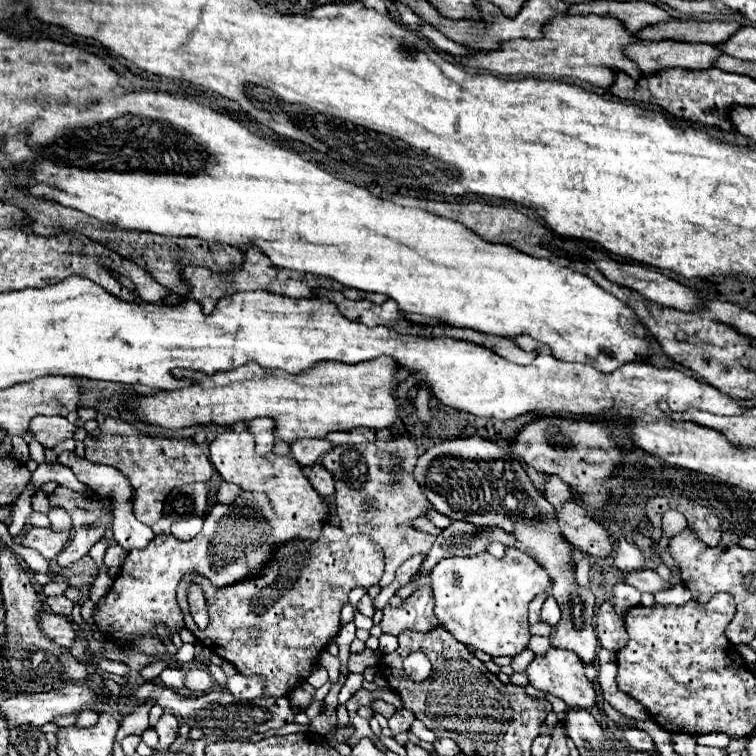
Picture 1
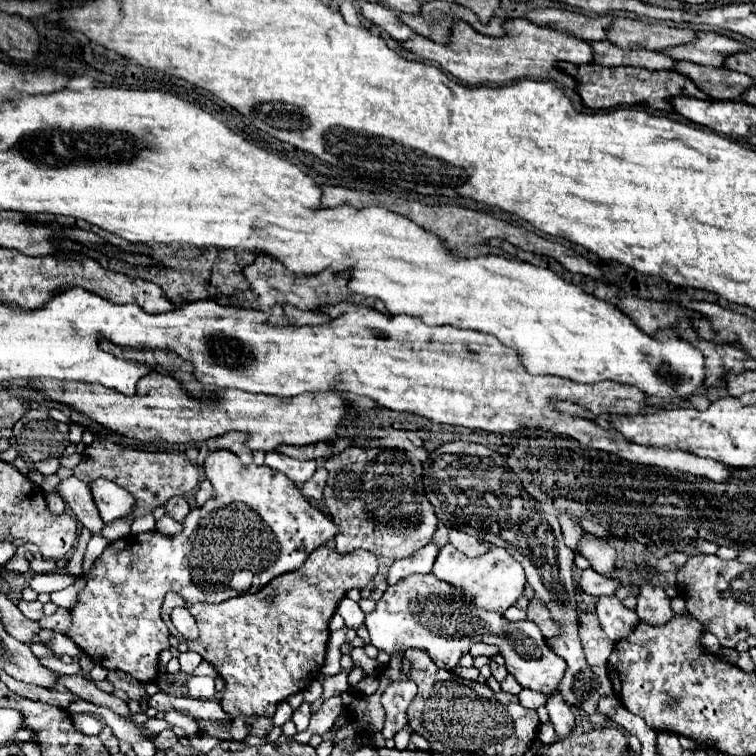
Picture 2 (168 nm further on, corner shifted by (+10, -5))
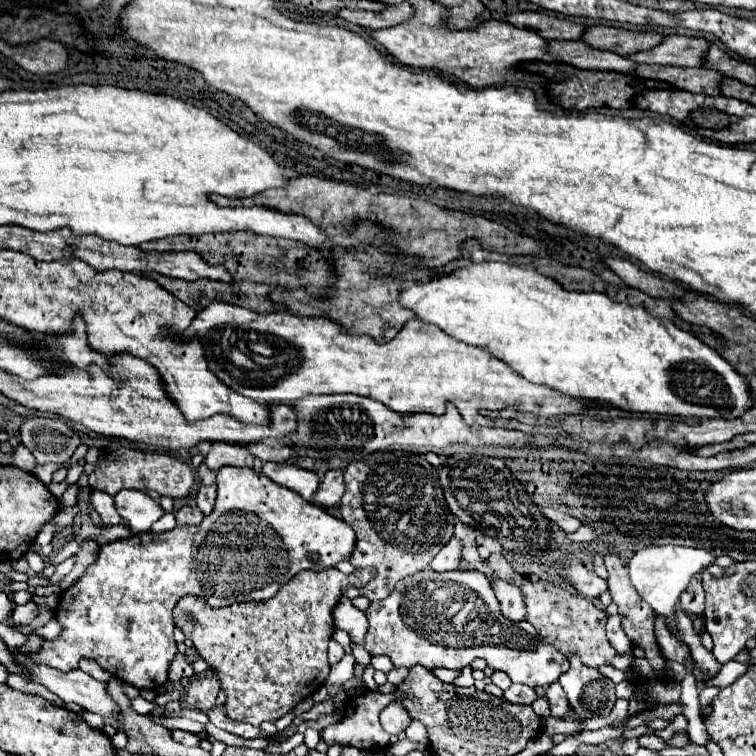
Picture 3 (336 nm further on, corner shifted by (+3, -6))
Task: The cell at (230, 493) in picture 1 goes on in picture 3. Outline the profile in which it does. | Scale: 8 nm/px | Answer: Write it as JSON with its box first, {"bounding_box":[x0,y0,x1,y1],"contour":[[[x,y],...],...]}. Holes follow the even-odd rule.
{"bounding_box":[195,485,217,515],"contour":[[[211,485],[211,487],[199,487],[199,493],[197,493],[197,497],[195,497],[197,507],[199,507],[205,515],[209,515],[209,513],[213,511],[215,497],[217,497],[217,489],[215,489],[215,485]]]}

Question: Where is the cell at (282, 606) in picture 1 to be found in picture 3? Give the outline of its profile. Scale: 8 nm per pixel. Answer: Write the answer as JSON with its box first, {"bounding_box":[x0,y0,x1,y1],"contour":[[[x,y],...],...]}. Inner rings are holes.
{"bounding_box":[173,569,375,725],"contour":[[[327,569],[321,573],[301,571],[285,587],[281,587],[275,597],[267,601],[233,603],[223,609],[213,609],[207,605],[205,599],[187,595],[173,609],[173,617],[175,625],[183,629],[185,637],[195,643],[195,649],[205,659],[209,671],[219,677],[221,689],[227,697],[227,717],[251,725],[261,725],[263,721],[273,723],[323,685],[329,675],[327,643],[333,635],[333,607],[341,599],[341,589],[363,587],[373,577],[375,575],[369,569],[357,569],[353,575],[343,575],[337,569]]]}

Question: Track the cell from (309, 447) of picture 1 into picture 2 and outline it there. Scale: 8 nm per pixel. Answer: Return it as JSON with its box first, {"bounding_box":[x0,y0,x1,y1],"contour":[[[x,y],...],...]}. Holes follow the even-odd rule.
{"bounding_box":[264,452,318,486],"contour":[[[268,452],[264,464],[286,474],[298,486],[304,484],[306,480],[310,480],[318,468],[316,460],[296,460],[296,458],[290,458],[286,454],[280,454],[280,452]]]}

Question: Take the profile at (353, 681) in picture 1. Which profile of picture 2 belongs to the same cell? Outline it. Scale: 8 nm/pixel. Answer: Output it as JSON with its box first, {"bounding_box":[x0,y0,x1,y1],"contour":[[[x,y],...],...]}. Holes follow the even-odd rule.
{"bounding_box":[292,696,342,744],"contour":[[[338,696],[334,698],[328,698],[322,702],[320,710],[313,713],[311,716],[310,724],[306,732],[298,732],[292,740],[301,744],[309,743],[310,738],[314,734],[323,735],[330,731],[332,726],[334,726],[334,720],[336,716],[342,712],[342,700]]]}

